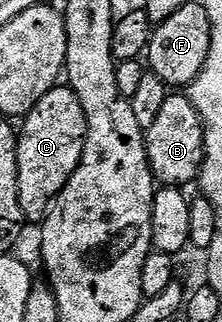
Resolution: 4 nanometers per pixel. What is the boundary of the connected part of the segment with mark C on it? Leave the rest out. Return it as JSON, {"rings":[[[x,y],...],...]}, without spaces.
{"rings":[[[56,86],[33,106],[17,132],[17,190],[24,221],[46,220],[59,191],[67,185],[77,170],[85,150],[87,119],[77,94],[69,86]]]}

